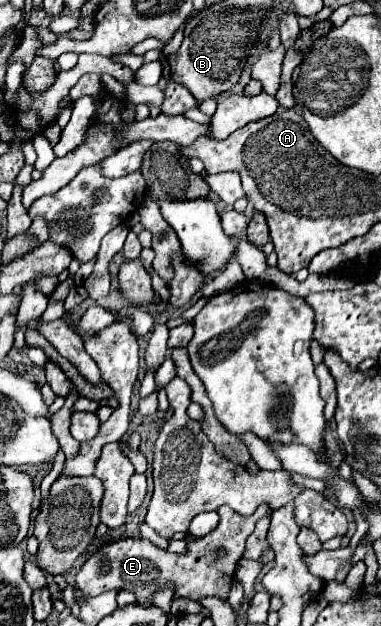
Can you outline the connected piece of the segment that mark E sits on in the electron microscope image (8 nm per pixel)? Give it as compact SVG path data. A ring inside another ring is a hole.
M263 504L249 518L241 518L241 514L235 514L231 506L221 506L217 510L221 518L219 526L203 538L187 536L187 552L181 556L165 552L143 538L121 538L107 542L85 560L75 578L75 586L87 596L99 596L107 590L133 590L137 594L137 604L147 606L151 606L149 596L167 582L175 584L175 596L185 596L191 600L199 600L201 596L227 598L237 562L245 550L245 540L253 532L255 522L263 518L267 510L269 506ZM215 550L225 550L225 554L217 556Z

